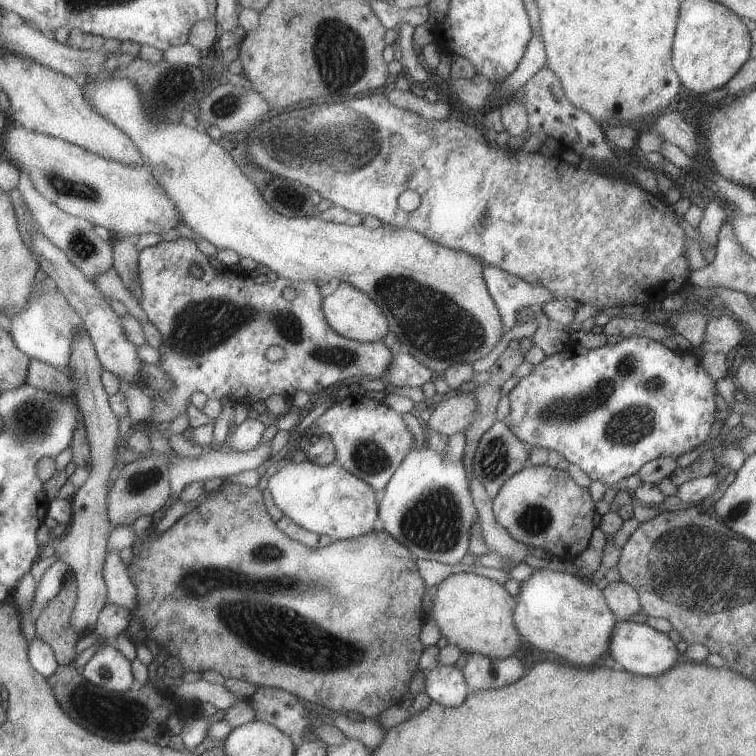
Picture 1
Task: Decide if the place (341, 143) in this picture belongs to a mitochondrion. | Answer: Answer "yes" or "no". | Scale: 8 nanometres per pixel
yes

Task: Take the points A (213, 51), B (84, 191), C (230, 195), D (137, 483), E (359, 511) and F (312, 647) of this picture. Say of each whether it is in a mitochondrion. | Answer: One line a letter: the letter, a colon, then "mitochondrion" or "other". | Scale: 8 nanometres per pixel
A: other
B: mitochondrion
C: other
D: mitochondrion
E: other
F: mitochondrion

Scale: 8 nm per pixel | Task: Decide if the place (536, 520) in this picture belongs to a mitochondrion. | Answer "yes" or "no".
yes

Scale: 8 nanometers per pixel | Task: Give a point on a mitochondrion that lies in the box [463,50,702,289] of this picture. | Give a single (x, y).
(484, 224)

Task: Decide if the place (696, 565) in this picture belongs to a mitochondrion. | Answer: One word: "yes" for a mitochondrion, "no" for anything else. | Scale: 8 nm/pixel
yes

